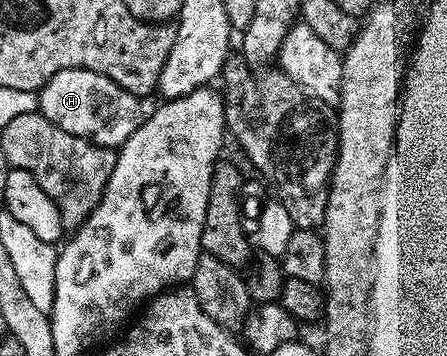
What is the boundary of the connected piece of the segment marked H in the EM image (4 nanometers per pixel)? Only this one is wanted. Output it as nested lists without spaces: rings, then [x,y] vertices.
[[[61,69],[38,92],[39,113],[66,132],[88,138],[106,149],[119,149],[146,119],[139,95],[120,88],[110,77],[91,69]]]

